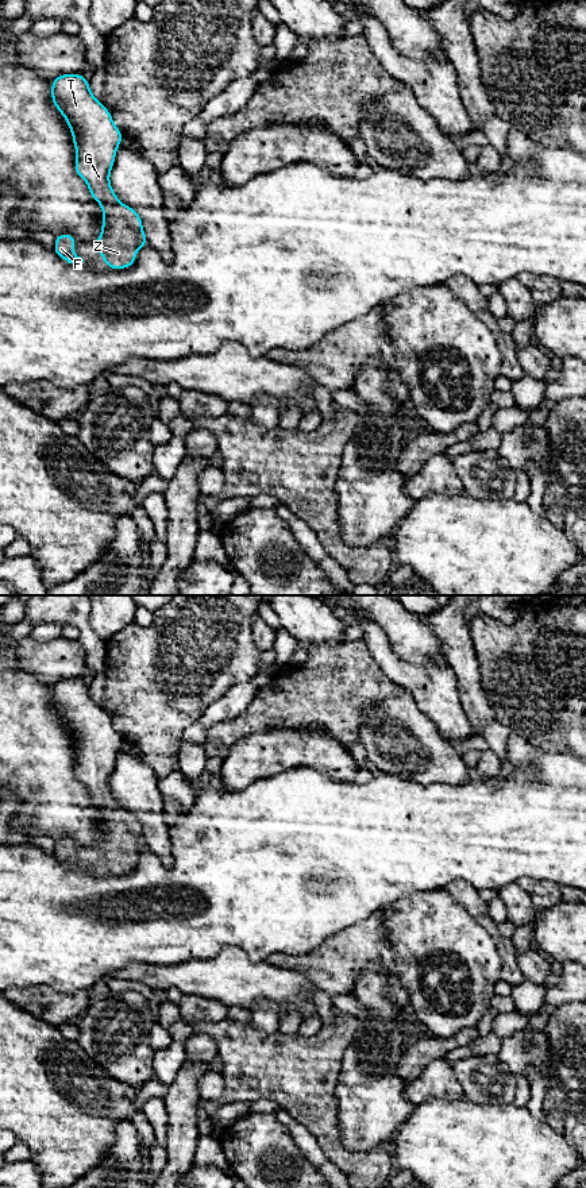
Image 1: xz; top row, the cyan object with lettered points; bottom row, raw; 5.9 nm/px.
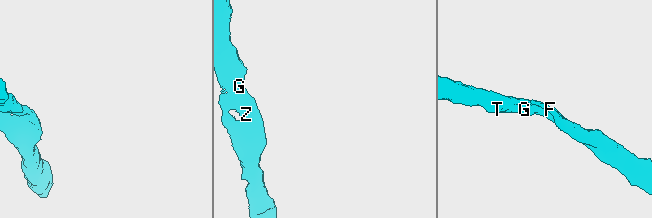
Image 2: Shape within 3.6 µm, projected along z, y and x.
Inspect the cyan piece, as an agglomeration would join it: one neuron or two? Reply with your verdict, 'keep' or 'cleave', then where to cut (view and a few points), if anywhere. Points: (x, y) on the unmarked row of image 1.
keep; no cut

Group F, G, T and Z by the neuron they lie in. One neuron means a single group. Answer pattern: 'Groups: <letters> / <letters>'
Groups: F G T Z

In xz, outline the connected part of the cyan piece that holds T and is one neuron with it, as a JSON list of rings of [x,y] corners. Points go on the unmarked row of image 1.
[[[59,679],[51,688],[51,705],[69,729],[76,753],[74,775],[101,810],[103,834],[95,848],[108,873],[128,873],[136,855],[149,849],[142,824],[113,798],[109,778],[123,738],[109,716],[97,706],[82,679]]]

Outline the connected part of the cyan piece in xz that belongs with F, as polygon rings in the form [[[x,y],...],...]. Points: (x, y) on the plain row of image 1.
[[[62,838],[55,841],[54,856],[55,859],[66,865],[68,868],[78,868],[82,869],[84,864],[73,857],[73,852],[77,845],[69,838]]]

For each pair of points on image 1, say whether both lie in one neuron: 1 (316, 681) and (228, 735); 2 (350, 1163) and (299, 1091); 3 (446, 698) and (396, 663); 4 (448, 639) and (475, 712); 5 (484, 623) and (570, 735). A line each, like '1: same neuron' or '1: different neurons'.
1: same neuron
2: same neuron
3: same neuron
4: same neuron
5: same neuron

